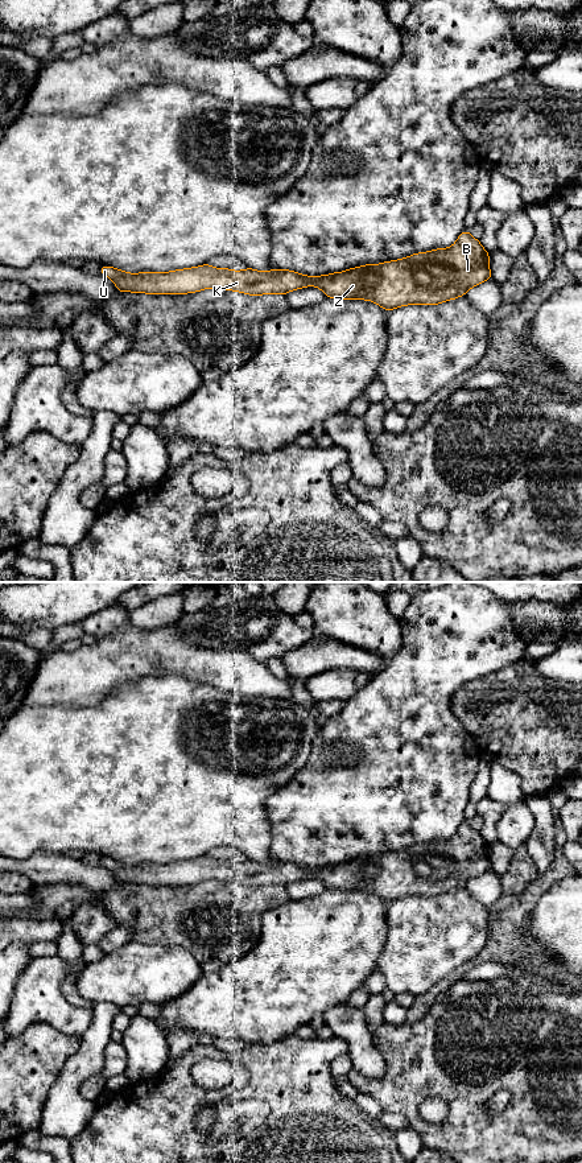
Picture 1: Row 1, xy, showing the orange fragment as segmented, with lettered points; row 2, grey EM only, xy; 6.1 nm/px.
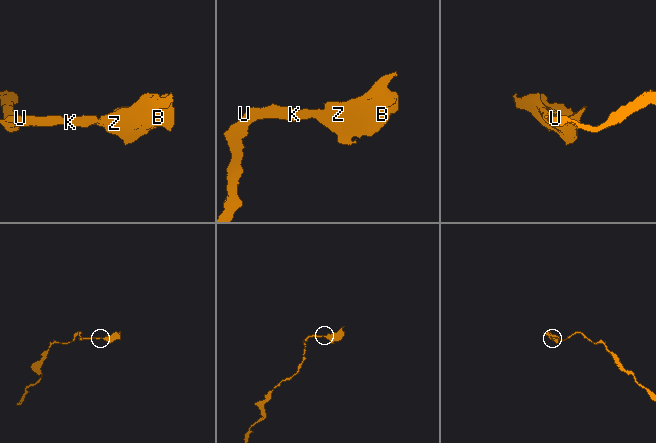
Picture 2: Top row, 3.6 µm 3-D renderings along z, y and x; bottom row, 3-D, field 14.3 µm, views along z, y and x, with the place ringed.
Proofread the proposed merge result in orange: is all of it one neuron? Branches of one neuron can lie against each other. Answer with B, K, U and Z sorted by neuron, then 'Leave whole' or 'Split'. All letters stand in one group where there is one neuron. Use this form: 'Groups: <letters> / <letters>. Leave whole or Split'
Groups: B K U Z. Leave whole

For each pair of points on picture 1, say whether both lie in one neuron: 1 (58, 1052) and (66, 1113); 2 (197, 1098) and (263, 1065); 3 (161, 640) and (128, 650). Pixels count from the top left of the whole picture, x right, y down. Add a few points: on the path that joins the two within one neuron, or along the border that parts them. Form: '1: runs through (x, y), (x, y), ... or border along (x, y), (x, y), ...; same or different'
1: border along (78, 1044), (78, 1048), (67, 1059), (46, 1098); different
2: runs through (215, 1095), (244, 1093), (254, 1084); same
3: runs through (153, 648), (136, 650); same

